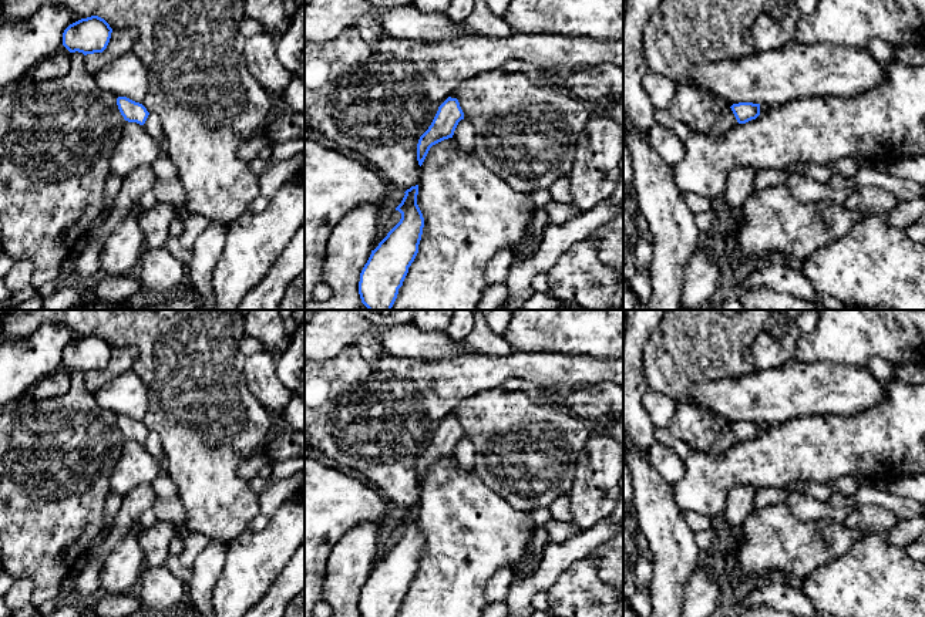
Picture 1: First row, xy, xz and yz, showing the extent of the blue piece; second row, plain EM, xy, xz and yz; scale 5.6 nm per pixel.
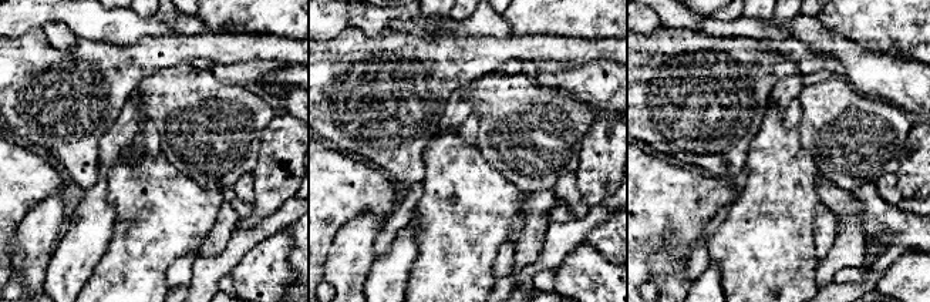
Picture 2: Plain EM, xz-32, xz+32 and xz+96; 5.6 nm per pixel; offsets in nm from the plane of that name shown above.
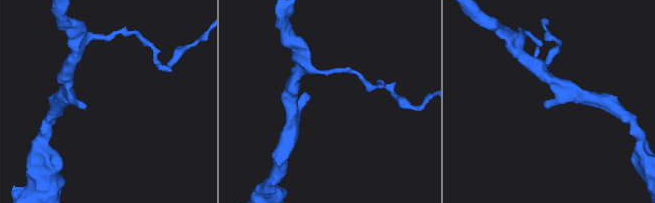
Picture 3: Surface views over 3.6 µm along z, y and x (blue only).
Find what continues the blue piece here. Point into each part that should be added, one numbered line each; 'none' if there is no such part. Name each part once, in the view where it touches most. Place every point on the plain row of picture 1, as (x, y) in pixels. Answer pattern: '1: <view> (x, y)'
1: yz (726, 440)

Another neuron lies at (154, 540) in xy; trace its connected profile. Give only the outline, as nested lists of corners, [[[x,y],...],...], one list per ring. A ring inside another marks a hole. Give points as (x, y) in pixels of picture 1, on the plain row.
[[[157,520],[151,527],[141,530],[138,535],[139,547],[145,556],[147,566],[164,564],[168,556],[168,544],[176,535],[175,525]]]

